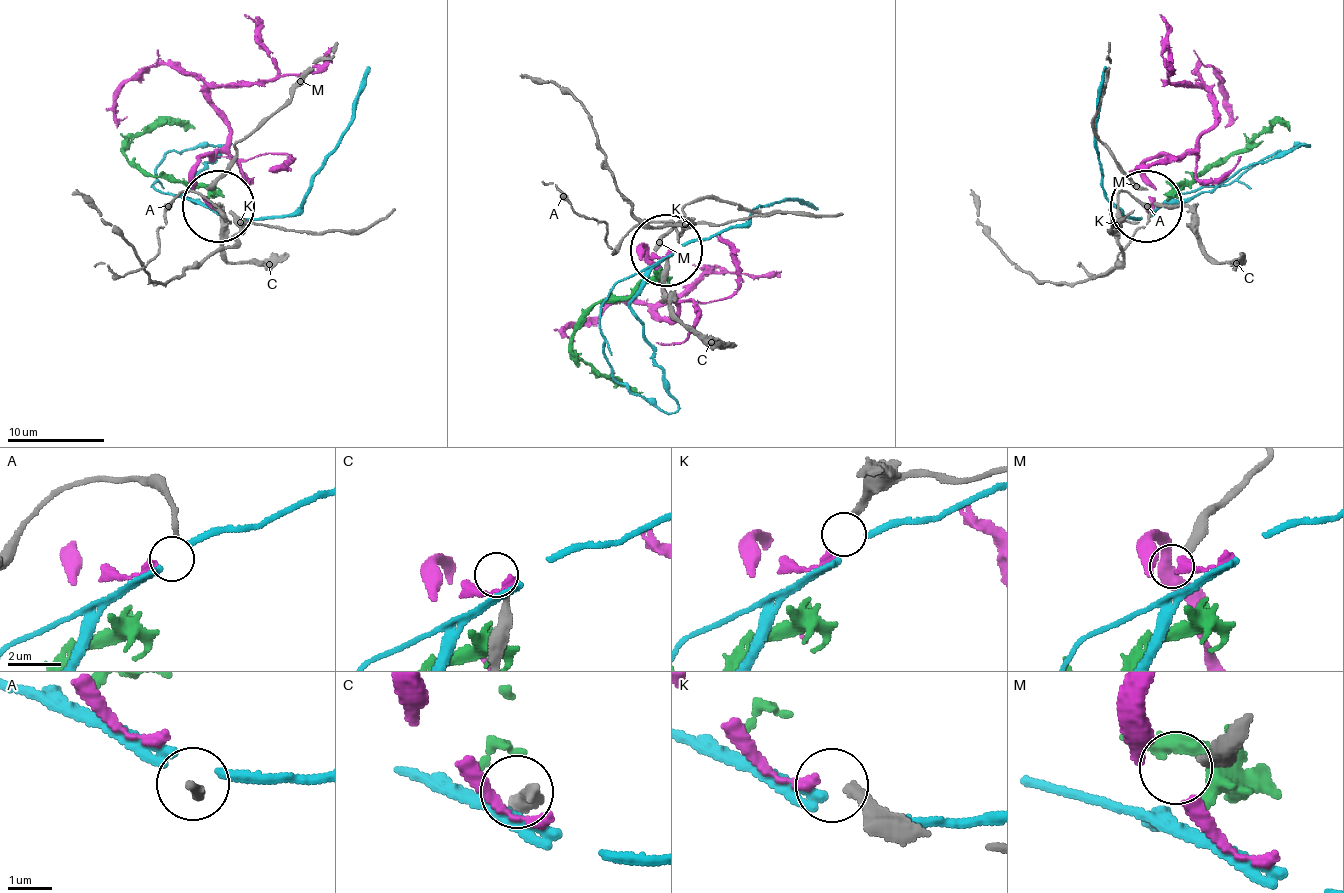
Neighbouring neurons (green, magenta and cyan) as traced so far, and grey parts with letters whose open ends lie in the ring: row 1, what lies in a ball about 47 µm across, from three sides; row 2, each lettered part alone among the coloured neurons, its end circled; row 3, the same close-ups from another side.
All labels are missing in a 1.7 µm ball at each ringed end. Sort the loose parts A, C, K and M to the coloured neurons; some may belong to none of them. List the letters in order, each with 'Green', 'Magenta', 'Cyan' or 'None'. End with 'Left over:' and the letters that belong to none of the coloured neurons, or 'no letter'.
A: Cyan
C: None
K: Magenta
M: None
Left over: C, M

